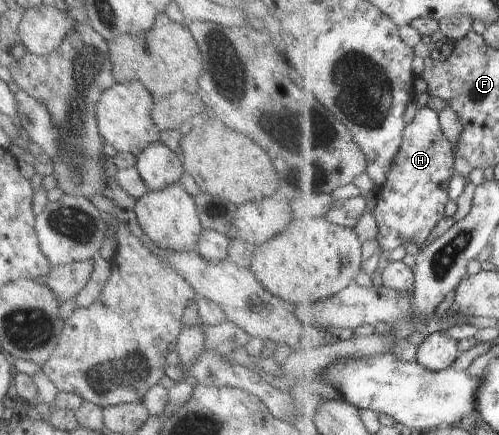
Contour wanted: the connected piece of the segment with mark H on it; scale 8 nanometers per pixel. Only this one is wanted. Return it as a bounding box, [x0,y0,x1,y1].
[372,105,457,251]

